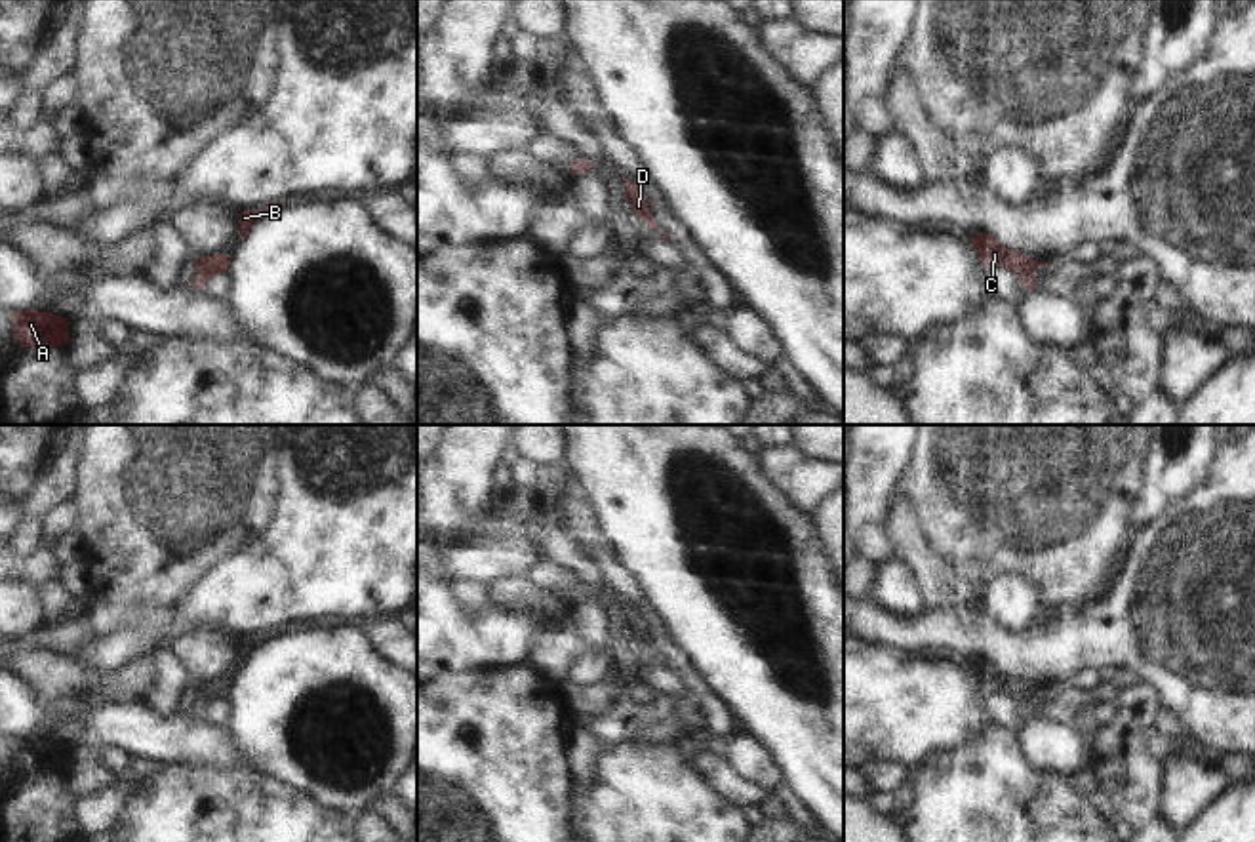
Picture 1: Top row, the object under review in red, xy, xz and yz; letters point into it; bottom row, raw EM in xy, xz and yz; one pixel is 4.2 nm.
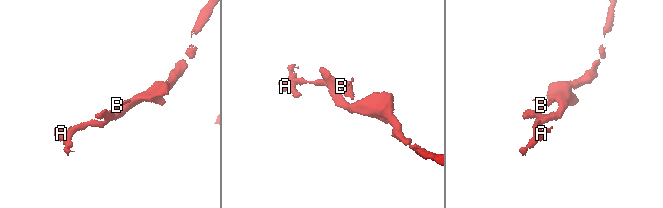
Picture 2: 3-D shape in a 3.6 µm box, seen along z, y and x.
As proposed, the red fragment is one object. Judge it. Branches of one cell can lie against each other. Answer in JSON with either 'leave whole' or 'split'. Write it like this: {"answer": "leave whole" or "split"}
{"answer": "leave whole"}

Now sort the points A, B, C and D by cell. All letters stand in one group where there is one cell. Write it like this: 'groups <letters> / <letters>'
groups A B C D

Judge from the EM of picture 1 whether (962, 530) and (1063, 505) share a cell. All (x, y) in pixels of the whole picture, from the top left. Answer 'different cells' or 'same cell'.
same cell

